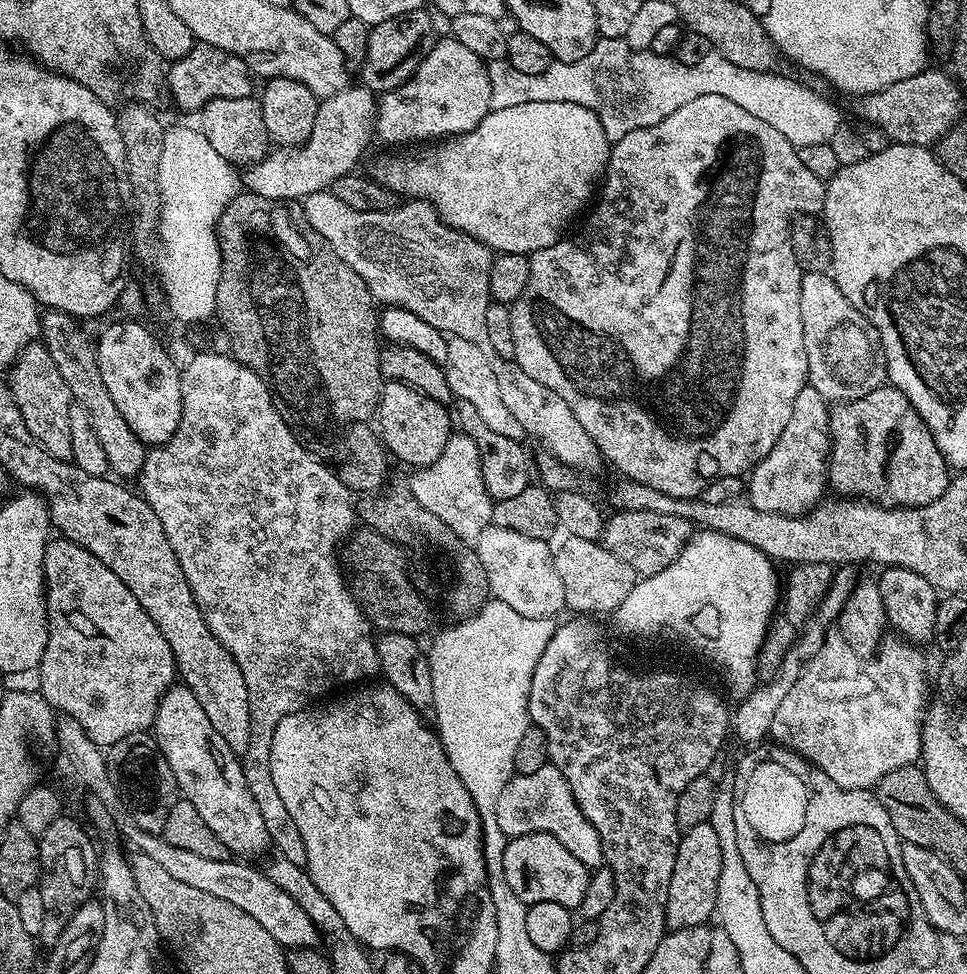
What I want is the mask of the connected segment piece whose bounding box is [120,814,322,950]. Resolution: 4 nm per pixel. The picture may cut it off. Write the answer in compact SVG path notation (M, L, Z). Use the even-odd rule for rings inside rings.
M127 814L121 815L120 832L133 844L131 847L135 851L147 854L154 862L159 862L177 882L194 886L197 890L206 890L206 894L223 898L226 902L238 906L238 910L250 914L250 918L256 919L265 930L270 930L273 938L285 949L316 948L319 940L321 943L322 933L310 918L310 914L299 908L284 888L274 886L265 871L260 869L259 872L258 869L251 868L248 865L251 863L241 862L236 858L217 862L211 858L201 858L190 850L178 850L178 846L170 846L170 842L166 842L163 835L143 832Z

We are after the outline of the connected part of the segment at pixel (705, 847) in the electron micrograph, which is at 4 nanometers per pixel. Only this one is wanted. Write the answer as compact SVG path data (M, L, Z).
M711 822L687 829L678 842L674 874L670 874L670 890L666 898L666 925L669 929L708 924L713 919L720 893L721 870L722 846L718 830L714 830Z

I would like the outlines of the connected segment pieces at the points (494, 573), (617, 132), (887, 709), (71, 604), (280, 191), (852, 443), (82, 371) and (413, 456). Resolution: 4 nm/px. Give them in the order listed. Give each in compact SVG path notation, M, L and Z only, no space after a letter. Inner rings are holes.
M491 523L474 541L474 547L482 562L482 570L486 570L488 591L495 599L506 602L506 606L518 610L518 614L526 618L556 618L559 612L565 611L562 581L558 578L558 570L554 570L554 548L549 541L526 538L526 534L517 534L515 530L502 530L502 526Z
M597 39L596 44L586 54L586 58L578 58L578 62L561 64L554 62L542 70L542 74L522 74L510 66L507 58L502 60L489 60L488 77L490 78L490 109L507 110L510 106L522 106L522 102L578 102L578 106L586 106L598 114L602 122L602 130L606 130L609 141L615 142L626 138L630 130L638 130L646 126L654 126L654 122L662 122L666 114L674 114L678 106L686 106L686 102L691 102L693 98L702 98L702 94L722 94L722 98L730 98L730 102L735 102L742 106L749 114L754 114L754 118L762 118L762 122L767 122L782 134L782 138L792 140L797 134L805 132L814 138L819 138L823 132L834 134L842 122L840 112L822 96L812 96L808 88L803 88L796 80L791 80L788 76L776 76L775 71L755 72L746 68L734 66L726 58L722 58L720 53L713 50L702 58L695 66L686 66L678 62L672 56L659 56L651 50L633 50L627 40Z
M892 634L881 643L878 655L869 658L855 652L843 635L829 635L822 650L804 665L798 682L790 686L790 694L782 698L782 706L774 713L771 739L825 772L838 786L850 790L875 789L876 783L886 778L890 770L920 760L920 726L924 723L926 699L930 694L928 664L920 652L923 651L917 645Z
M49 539L44 548L44 582L48 602L48 641L38 669L40 695L52 705L57 713L72 716L74 722L78 722L78 726L82 726L82 730L86 730L88 737L100 745L101 749L107 750L114 742L122 742L122 738L130 738L130 734L148 732L156 723L156 711L162 698L178 680L170 642L166 642L166 638L162 638L162 630L158 630L158 626L154 626L154 618L150 618L150 614L146 614L146 610L142 610L142 602L138 602L138 598L134 598L134 594L130 594L126 582L122 582L122 578L118 578L118 574L114 574L114 570L110 570L110 566L98 562L98 558L94 558L94 554L90 554L90 550L86 550L72 540Z
M352 84L326 100L320 100L318 115L310 138L297 148L276 148L269 151L258 163L249 165L244 173L245 187L260 197L296 202L309 195L327 191L342 176L349 175L375 135L377 95L361 84Z
M885 386L857 400L833 403L828 414L828 435L828 483L837 497L913 508L946 494L950 483L946 458L902 390Z
M45 311L40 318L40 335L46 350L50 350L50 358L54 358L54 366L58 366L58 374L70 386L73 401L86 410L90 418L90 426L94 426L94 434L98 434L98 442L106 453L109 469L117 477L139 477L144 465L146 445L130 430L126 418L122 418L118 406L114 406L114 398L110 398L106 386L102 383L102 370L98 370L96 345L93 337L88 337L80 329L81 321L74 316L67 316L65 312Z
M397 380L387 381L381 387L378 416L379 412L378 431L384 447L395 459L397 456L402 463L412 464L413 469L433 464L438 454L446 450L446 442L454 431L453 413L445 405Z

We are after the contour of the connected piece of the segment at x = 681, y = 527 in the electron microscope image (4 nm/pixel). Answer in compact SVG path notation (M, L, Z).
M616 510L612 517L609 515L605 519L598 540L606 550L610 550L610 554L627 562L637 577L643 578L658 574L658 570L666 570L666 566L678 558L693 531L694 525L689 520L674 514L654 514L650 510Z

